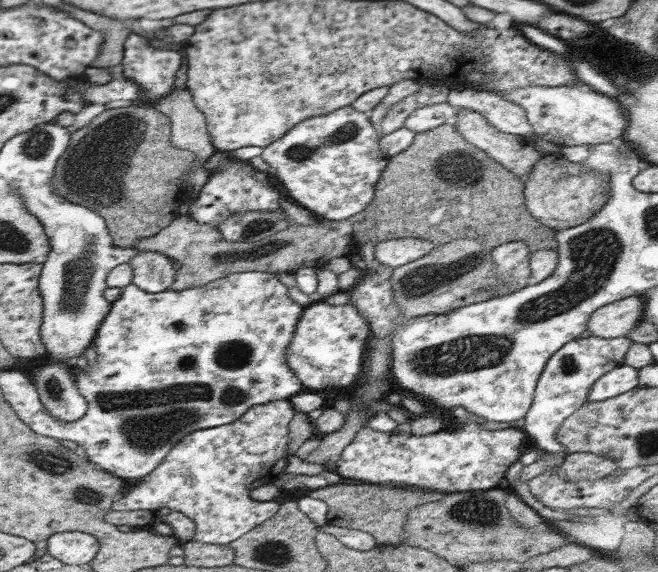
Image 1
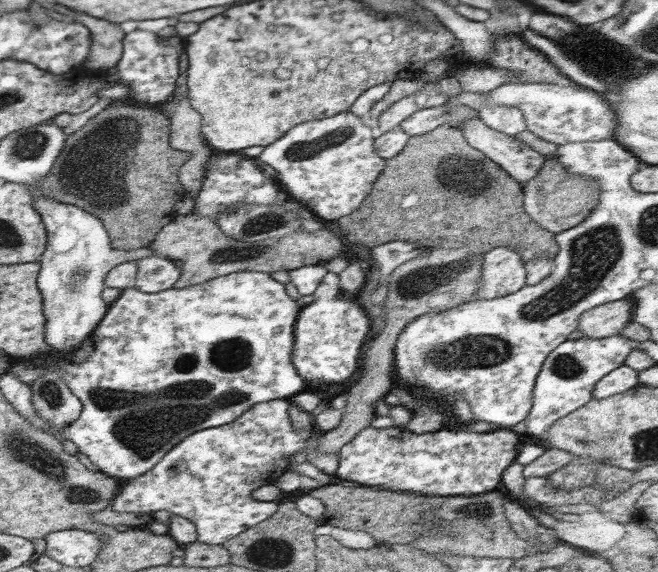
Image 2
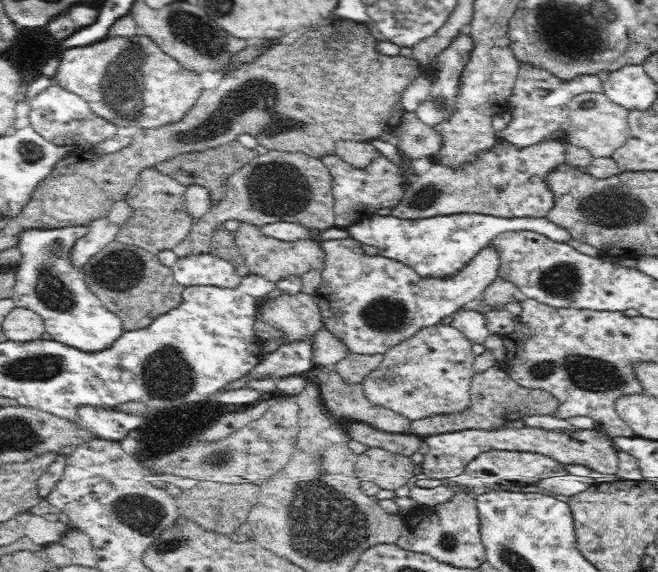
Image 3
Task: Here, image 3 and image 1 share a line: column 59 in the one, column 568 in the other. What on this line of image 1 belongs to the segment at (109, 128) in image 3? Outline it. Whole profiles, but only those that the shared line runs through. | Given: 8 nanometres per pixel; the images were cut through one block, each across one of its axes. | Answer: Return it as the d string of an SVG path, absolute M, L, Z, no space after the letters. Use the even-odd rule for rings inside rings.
M582 84L518 87L500 98L524 110L539 138L564 147L618 142L628 125L626 114L615 98L587 89Z

